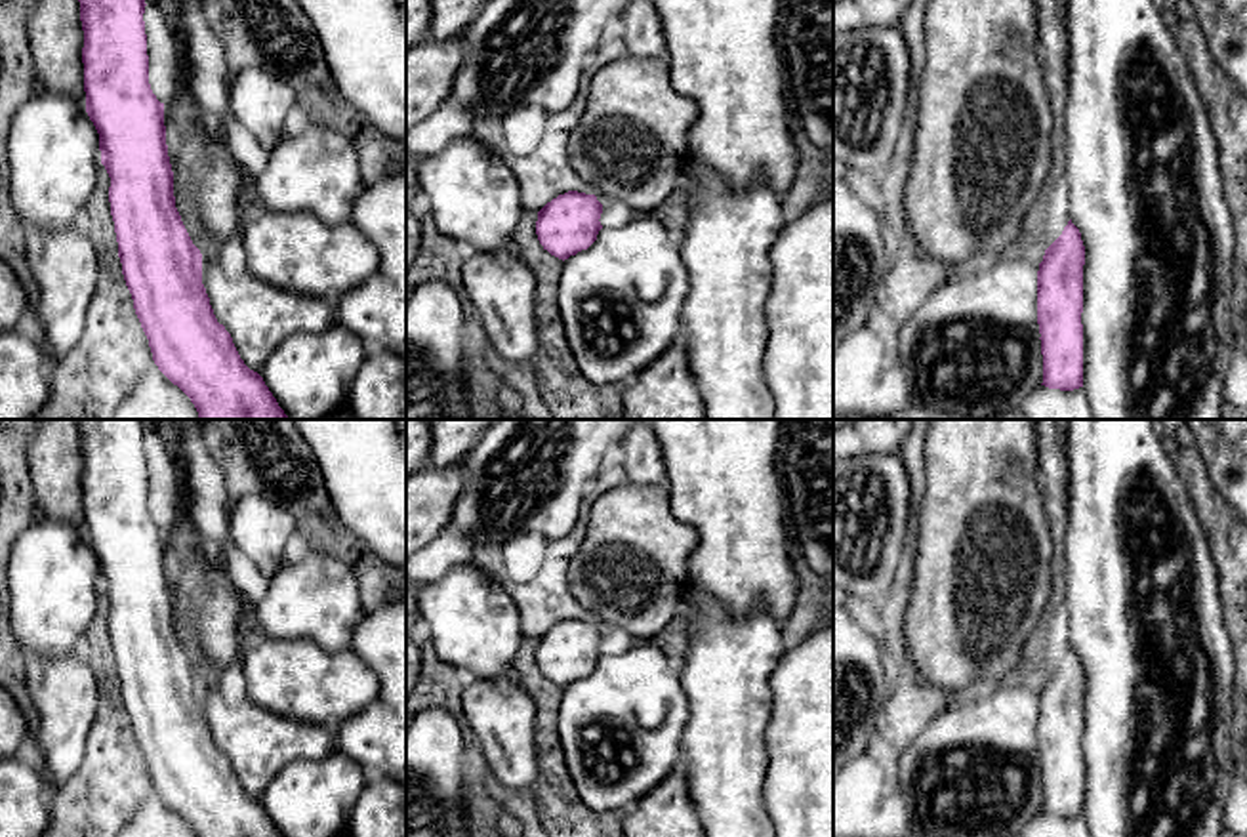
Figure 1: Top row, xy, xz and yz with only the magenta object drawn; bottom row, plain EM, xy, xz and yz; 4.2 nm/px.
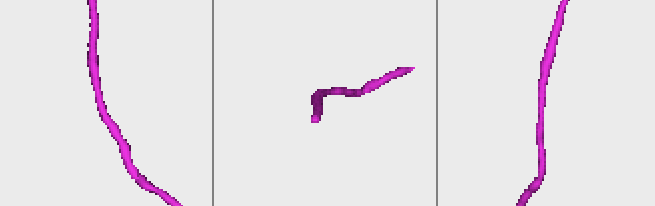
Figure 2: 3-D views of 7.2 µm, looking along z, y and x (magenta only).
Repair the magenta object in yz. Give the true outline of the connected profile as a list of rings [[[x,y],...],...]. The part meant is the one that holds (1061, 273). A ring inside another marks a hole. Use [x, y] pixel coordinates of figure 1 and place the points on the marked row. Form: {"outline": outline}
{"outline": [[[1070,219],[1062,235],[1045,250],[1037,271],[1041,385],[1049,389],[1083,387],[1083,265],[1081,233]]]}

